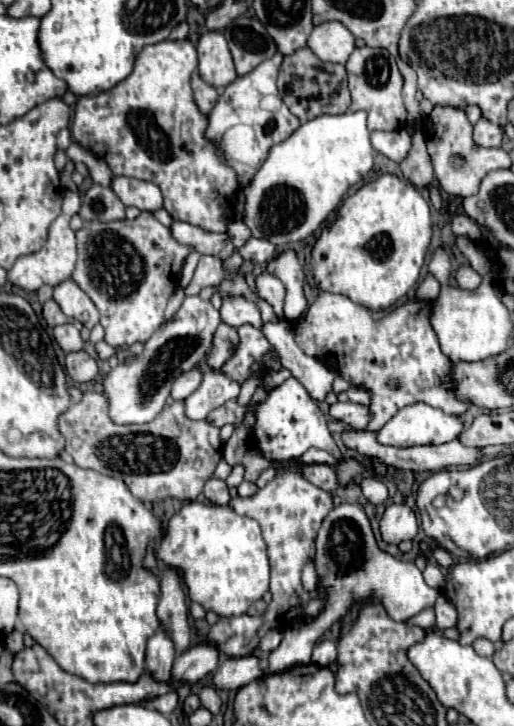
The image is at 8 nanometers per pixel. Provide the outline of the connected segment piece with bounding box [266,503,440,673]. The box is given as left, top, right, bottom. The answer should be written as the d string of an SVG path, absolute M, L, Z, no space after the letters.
M342 503L326 515L316 537L316 573L320 577L320 593L328 595L328 607L316 619L284 633L282 643L268 657L266 673L284 673L294 665L308 665L318 637L322 637L322 633L330 629L330 625L336 623L358 599L378 599L390 619L408 621L422 609L434 607L440 595L438 589L426 585L422 571L414 561L402 561L378 549L370 521L358 503Z

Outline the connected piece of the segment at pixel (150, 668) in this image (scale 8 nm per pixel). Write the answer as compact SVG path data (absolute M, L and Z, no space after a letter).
M160 627L158 633L148 641L148 649L146 649L146 671L156 681L170 683L170 669L172 669L174 657L176 657L174 643L166 637L164 629Z

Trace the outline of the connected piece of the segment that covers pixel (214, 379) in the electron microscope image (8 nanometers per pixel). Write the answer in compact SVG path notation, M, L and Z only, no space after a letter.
M206 369L200 387L184 401L190 419L206 419L210 411L218 409L230 399L240 395L240 383L226 377L222 371Z

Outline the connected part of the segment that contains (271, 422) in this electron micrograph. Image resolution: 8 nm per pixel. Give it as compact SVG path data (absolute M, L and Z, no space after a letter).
M290 377L280 387L272 389L266 397L266 401L258 403L254 407L256 411L256 425L252 429L252 439L256 439L262 455L272 461L290 461L302 457L310 447L324 449L336 459L342 457L338 445L334 443L328 425L326 415L320 411L318 403L306 393L304 385Z

